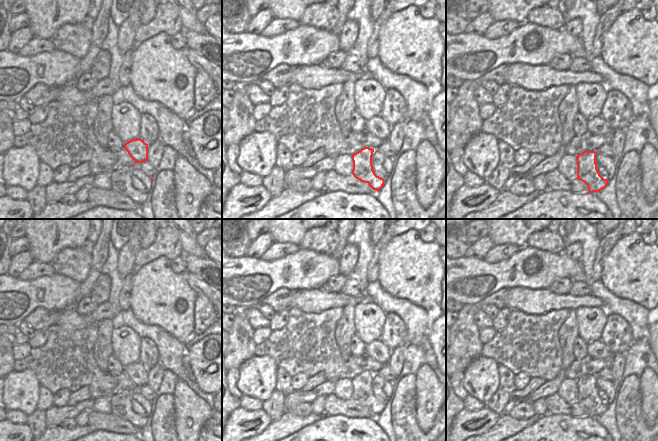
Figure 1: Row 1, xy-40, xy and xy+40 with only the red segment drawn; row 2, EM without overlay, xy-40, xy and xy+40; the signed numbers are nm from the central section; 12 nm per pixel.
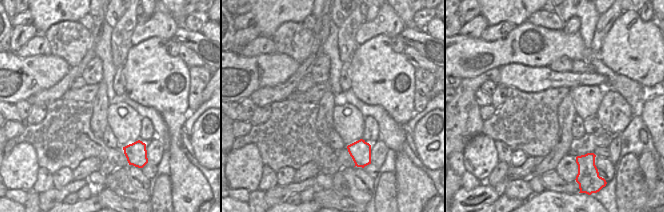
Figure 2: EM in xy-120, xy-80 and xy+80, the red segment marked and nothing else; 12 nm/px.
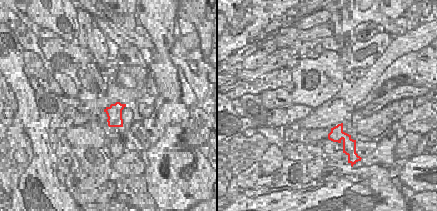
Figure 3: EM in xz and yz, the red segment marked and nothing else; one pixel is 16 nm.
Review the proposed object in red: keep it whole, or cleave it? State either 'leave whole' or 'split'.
split

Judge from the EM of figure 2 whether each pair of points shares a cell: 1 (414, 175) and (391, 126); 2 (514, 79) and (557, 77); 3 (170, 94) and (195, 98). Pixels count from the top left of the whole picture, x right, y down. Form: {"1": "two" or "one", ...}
{"1": "two", "2": "one", "3": "two"}

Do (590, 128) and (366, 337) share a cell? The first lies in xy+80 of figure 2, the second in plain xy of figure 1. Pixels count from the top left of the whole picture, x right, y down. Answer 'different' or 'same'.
different

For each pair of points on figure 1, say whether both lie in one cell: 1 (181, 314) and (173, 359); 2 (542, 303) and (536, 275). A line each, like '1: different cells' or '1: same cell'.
1: different cells
2: different cells

